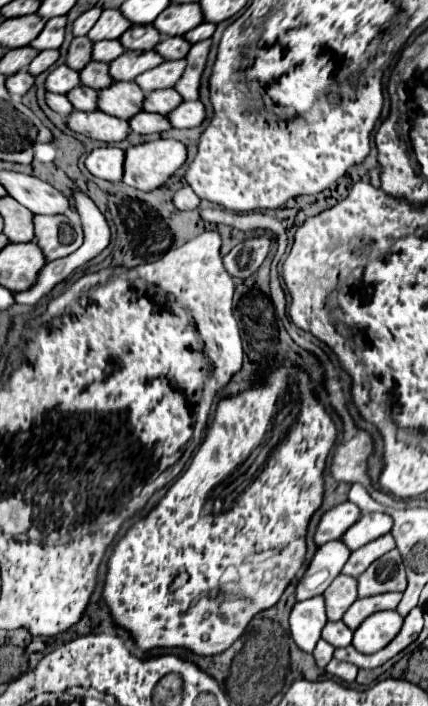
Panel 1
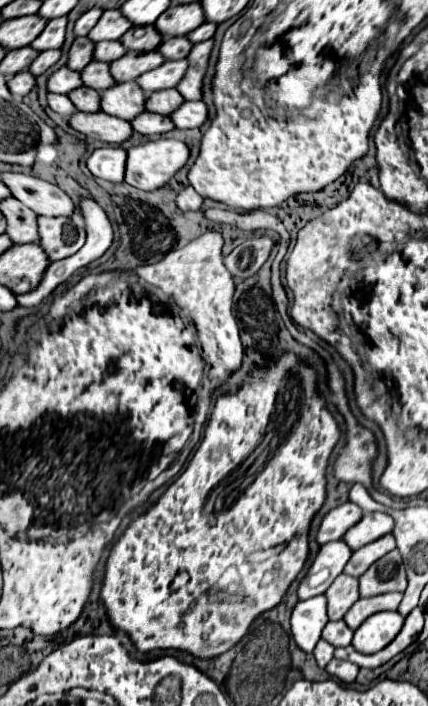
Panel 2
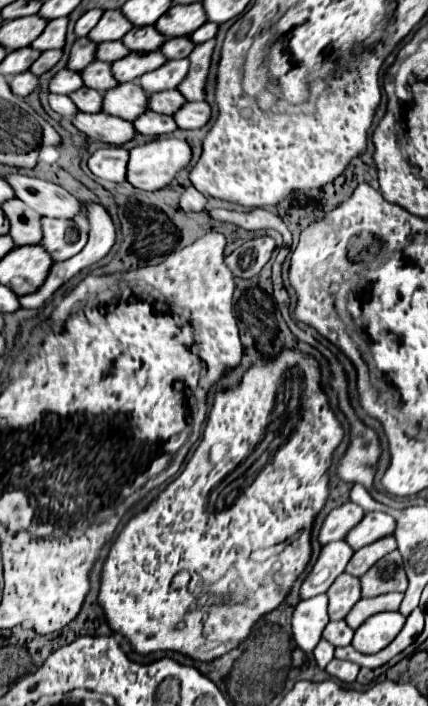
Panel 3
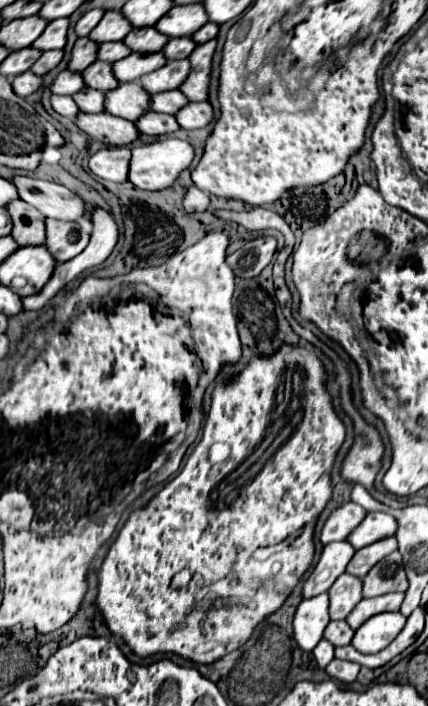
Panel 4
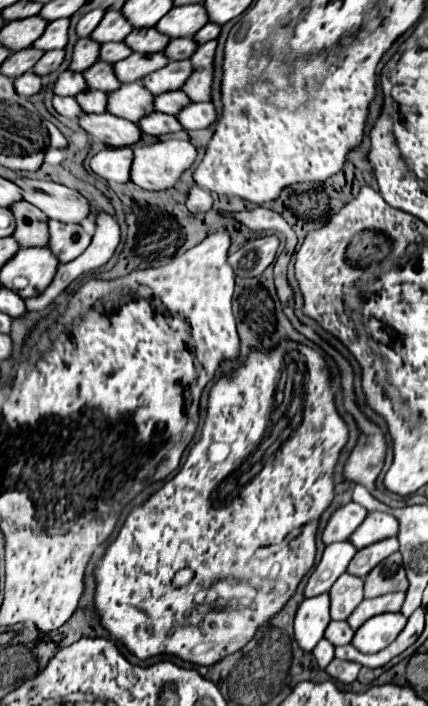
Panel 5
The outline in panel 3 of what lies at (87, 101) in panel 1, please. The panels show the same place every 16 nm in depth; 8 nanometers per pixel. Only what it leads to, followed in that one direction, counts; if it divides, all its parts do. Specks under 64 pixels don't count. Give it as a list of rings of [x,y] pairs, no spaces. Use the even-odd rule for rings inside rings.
[[[82,86],[80,90],[72,92],[70,98],[76,104],[76,108],[82,110],[82,112],[98,112],[98,110],[102,110],[102,106],[100,106],[102,100],[100,100],[100,92],[98,90]]]

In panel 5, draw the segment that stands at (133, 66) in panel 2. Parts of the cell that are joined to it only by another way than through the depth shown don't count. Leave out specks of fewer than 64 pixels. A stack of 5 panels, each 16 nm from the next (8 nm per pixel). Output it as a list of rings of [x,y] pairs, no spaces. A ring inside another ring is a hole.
[[[132,52],[128,58],[120,60],[120,64],[114,64],[112,68],[114,68],[114,74],[120,82],[134,82],[154,70],[160,70],[166,64],[168,64],[168,58],[162,52],[158,52],[158,54]]]

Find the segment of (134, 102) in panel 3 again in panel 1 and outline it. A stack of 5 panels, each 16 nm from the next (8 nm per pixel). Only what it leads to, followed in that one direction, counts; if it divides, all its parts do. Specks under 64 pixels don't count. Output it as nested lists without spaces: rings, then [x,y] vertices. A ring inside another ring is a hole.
[[[112,82],[108,88],[98,92],[98,110],[128,120],[142,112],[142,100],[144,92],[134,82]]]

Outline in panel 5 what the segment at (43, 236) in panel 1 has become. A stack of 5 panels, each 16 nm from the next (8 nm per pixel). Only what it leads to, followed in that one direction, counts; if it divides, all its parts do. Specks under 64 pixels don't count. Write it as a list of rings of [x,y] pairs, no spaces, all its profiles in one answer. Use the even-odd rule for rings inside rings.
[[[46,220],[46,224],[48,224],[48,250],[56,254],[60,262],[70,262],[78,254],[82,254],[84,248],[90,244],[94,232],[94,224],[90,220],[84,220],[84,224],[64,224],[60,220]]]

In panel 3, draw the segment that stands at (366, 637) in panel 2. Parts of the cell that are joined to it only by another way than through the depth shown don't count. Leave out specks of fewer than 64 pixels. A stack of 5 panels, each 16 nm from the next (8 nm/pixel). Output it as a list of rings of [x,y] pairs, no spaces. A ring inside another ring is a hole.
[[[380,612],[370,616],[356,632],[352,646],[362,654],[376,654],[386,648],[402,630],[404,616],[400,612]]]

